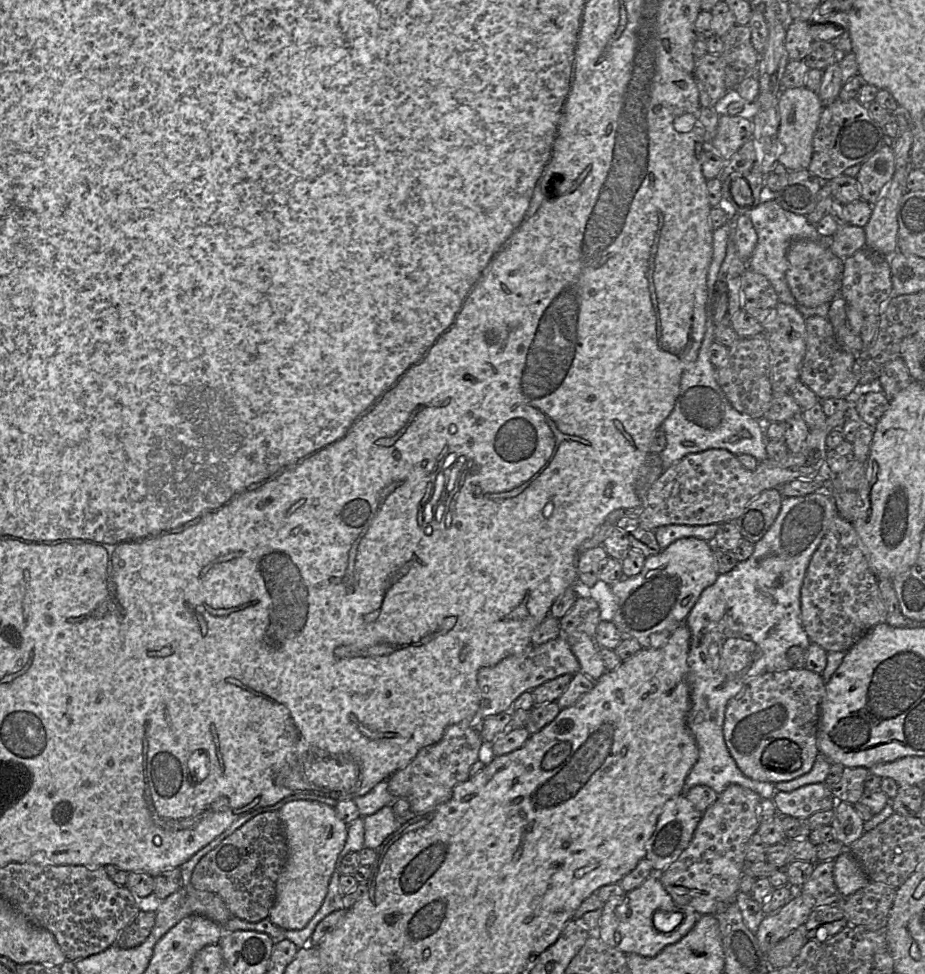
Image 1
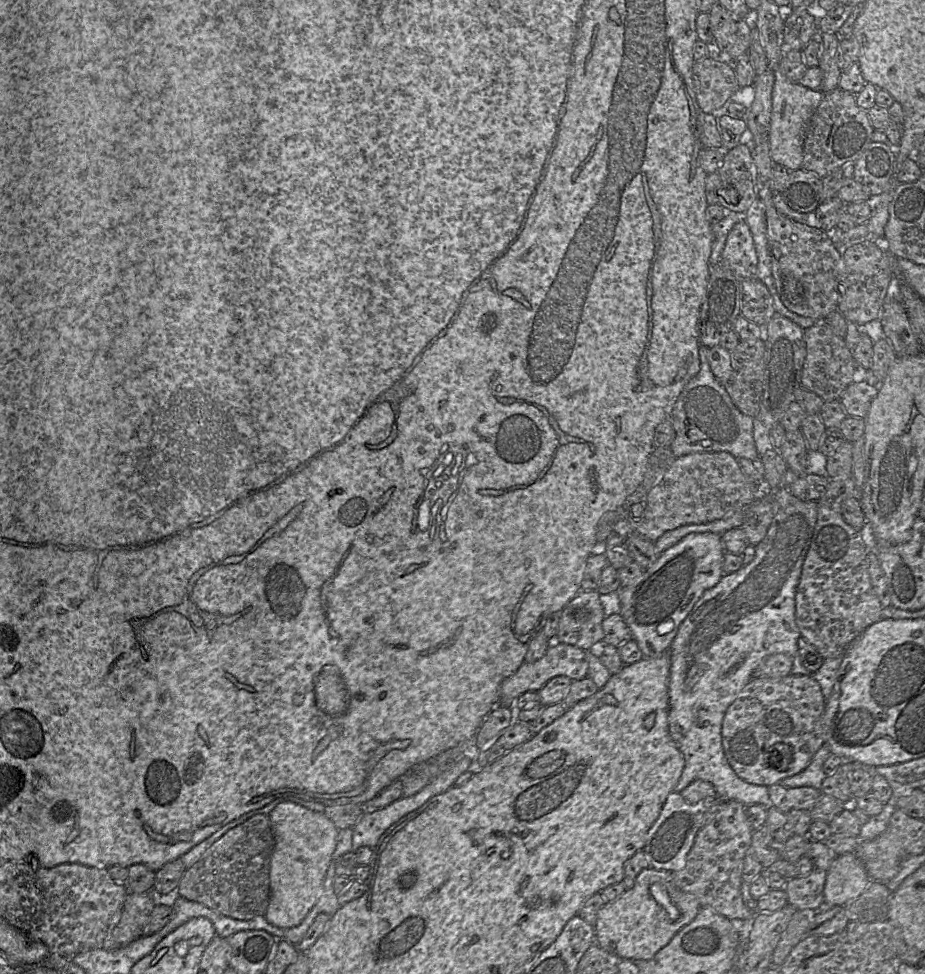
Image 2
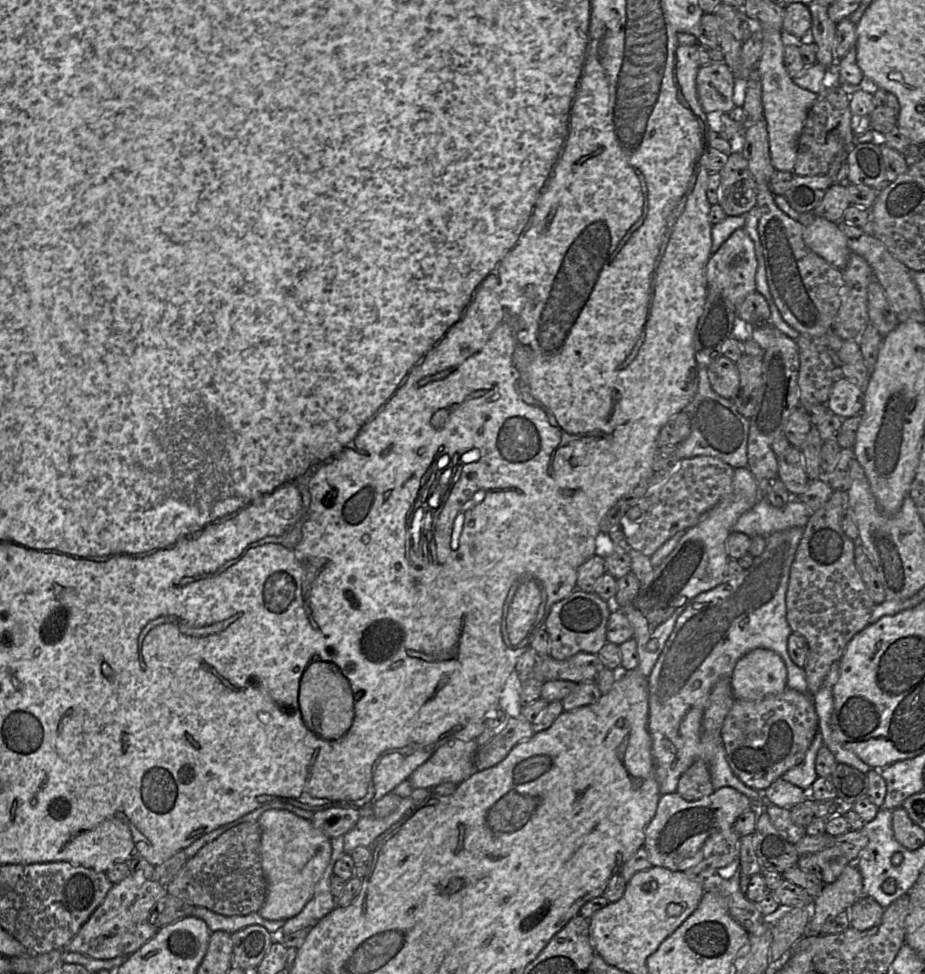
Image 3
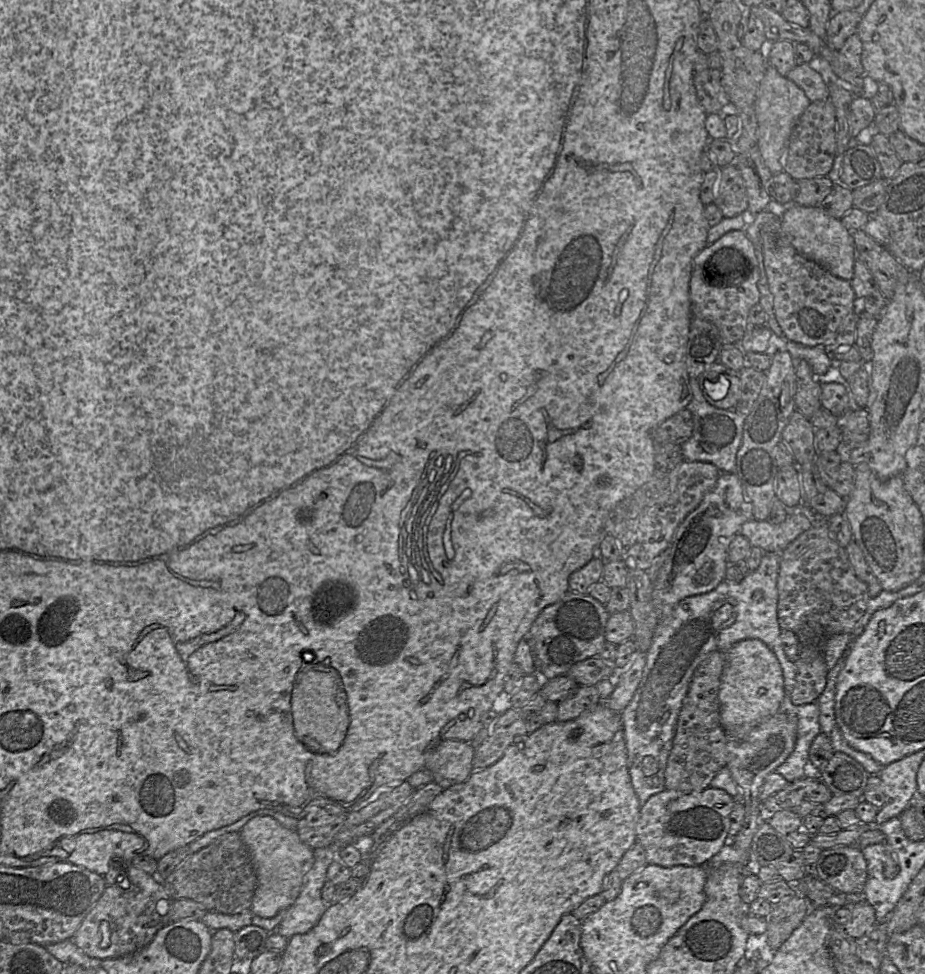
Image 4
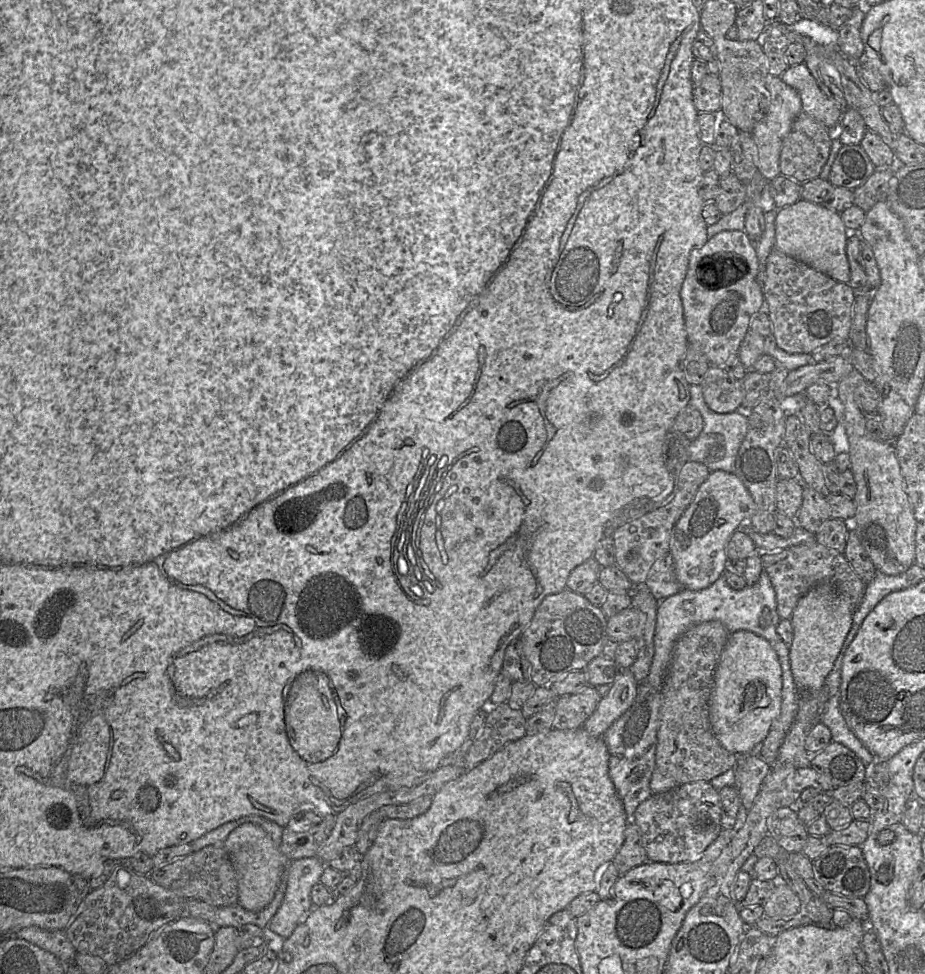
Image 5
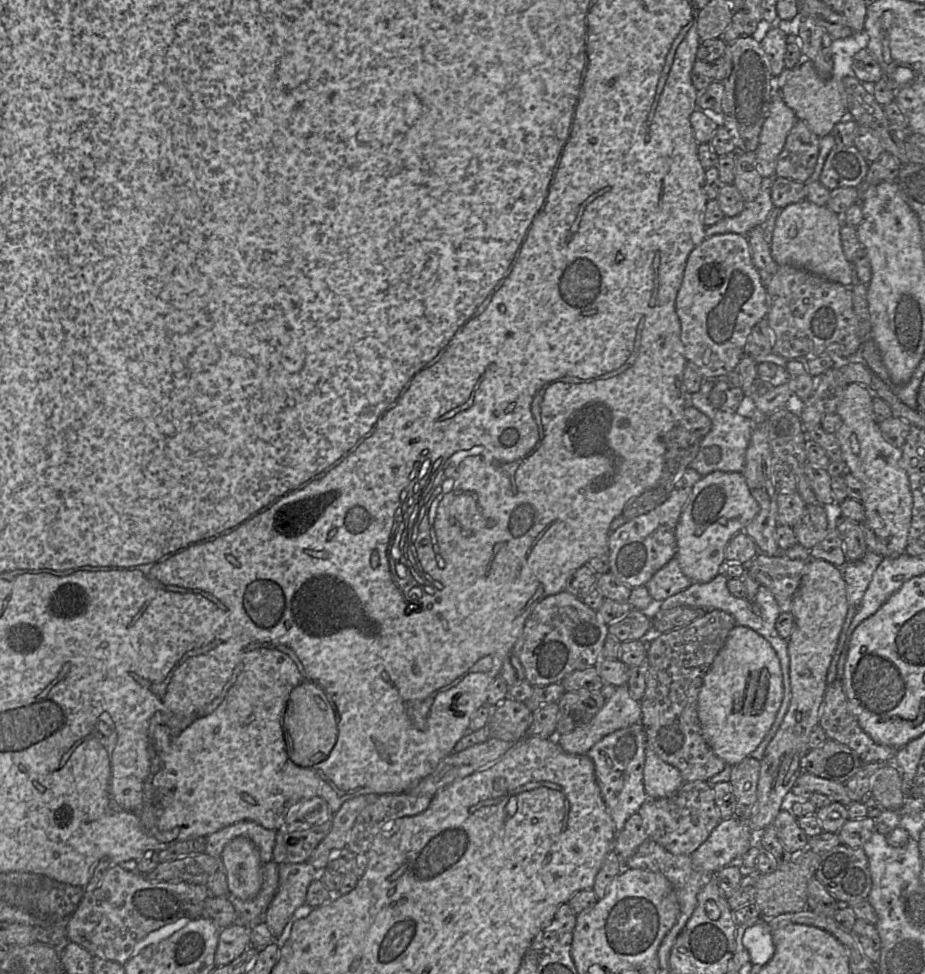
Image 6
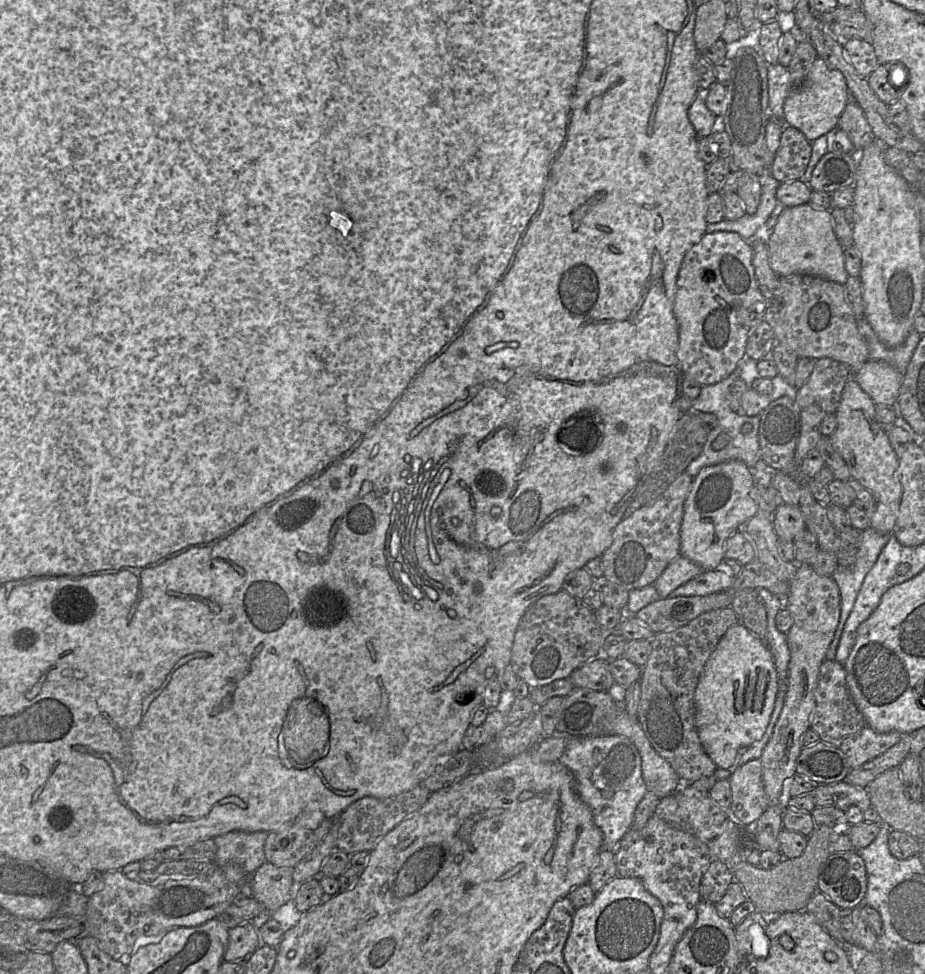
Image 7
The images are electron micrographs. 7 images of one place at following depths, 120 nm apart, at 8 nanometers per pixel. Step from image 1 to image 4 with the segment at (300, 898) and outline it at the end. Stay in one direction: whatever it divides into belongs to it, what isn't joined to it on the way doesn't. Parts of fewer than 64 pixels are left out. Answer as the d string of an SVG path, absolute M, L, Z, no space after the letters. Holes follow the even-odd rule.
M257 816L241 829L240 836L249 851L257 877L250 910L262 918L271 918L287 910L299 896L304 877L314 863L314 851L301 841L294 830L283 827L271 816Z

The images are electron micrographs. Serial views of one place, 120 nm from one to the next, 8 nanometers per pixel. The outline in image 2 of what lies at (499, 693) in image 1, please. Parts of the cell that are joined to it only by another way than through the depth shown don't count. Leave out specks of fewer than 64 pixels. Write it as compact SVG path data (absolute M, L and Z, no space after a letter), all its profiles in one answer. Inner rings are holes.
M553 641L540 659L533 663L523 662L513 675L502 682L499 705L514 707L515 701L520 695L528 691L538 692L549 680L557 676L566 676L573 681L588 677L588 666L587 651Z

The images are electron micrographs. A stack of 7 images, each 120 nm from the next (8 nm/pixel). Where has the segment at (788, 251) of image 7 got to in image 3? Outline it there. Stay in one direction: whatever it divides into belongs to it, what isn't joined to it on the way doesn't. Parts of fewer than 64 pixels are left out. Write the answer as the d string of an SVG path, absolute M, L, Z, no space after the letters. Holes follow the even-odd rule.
M801 213L798 221L804 226L803 240L808 248L833 267L843 270L851 251L838 224L813 213Z

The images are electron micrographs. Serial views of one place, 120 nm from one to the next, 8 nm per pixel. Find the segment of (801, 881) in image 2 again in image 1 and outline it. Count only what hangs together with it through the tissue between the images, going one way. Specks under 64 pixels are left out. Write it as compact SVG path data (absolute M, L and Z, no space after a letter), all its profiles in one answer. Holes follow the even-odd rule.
M834 860L816 863L812 875L800 889L795 889L795 891L812 896L815 907L836 904L841 895L834 882L833 870Z

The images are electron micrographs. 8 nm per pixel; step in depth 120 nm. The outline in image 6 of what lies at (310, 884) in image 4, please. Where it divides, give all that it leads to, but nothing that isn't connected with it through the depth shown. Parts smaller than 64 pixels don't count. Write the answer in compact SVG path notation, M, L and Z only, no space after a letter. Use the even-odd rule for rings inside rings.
M308 862L280 863L278 872L278 887L263 918L274 938L280 937L296 909L306 904L308 886L320 873Z

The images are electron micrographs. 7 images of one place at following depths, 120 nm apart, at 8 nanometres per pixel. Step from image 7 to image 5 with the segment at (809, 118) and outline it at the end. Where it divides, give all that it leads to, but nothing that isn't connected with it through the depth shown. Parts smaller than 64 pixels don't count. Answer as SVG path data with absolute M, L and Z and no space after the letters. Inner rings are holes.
M805 62L790 66L781 79L800 95L802 111L834 130L843 115L839 105L820 89Z

